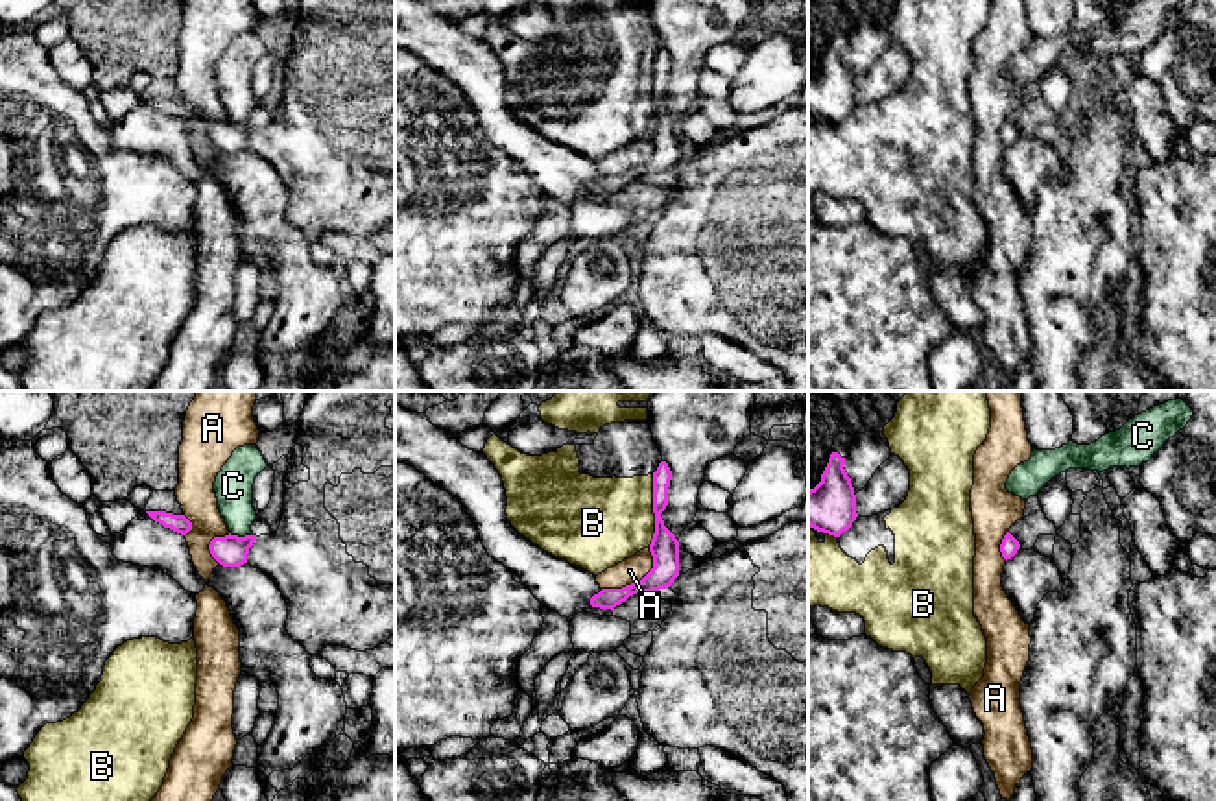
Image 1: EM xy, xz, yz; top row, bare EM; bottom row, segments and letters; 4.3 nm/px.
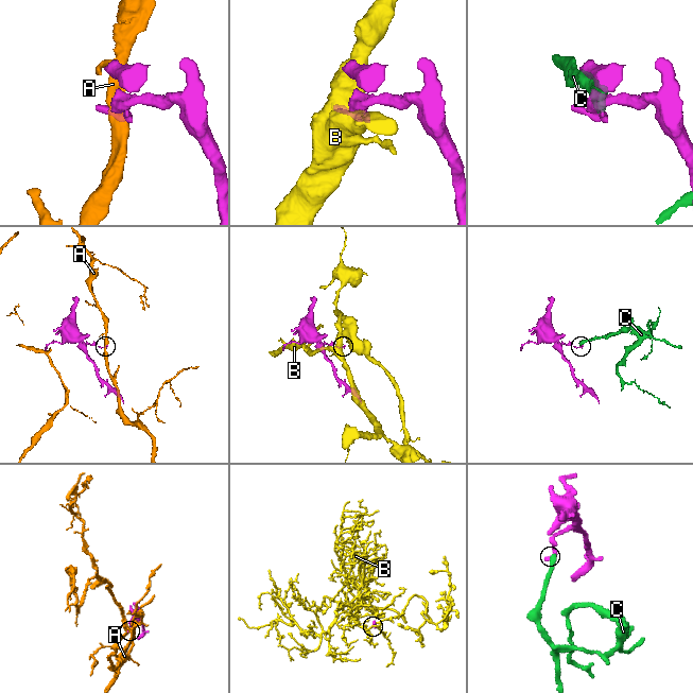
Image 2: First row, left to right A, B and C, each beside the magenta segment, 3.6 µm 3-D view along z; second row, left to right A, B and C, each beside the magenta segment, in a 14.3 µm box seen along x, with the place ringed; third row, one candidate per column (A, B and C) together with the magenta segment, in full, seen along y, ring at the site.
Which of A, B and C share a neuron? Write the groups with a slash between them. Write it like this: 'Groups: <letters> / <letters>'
Groups: A / B / C

